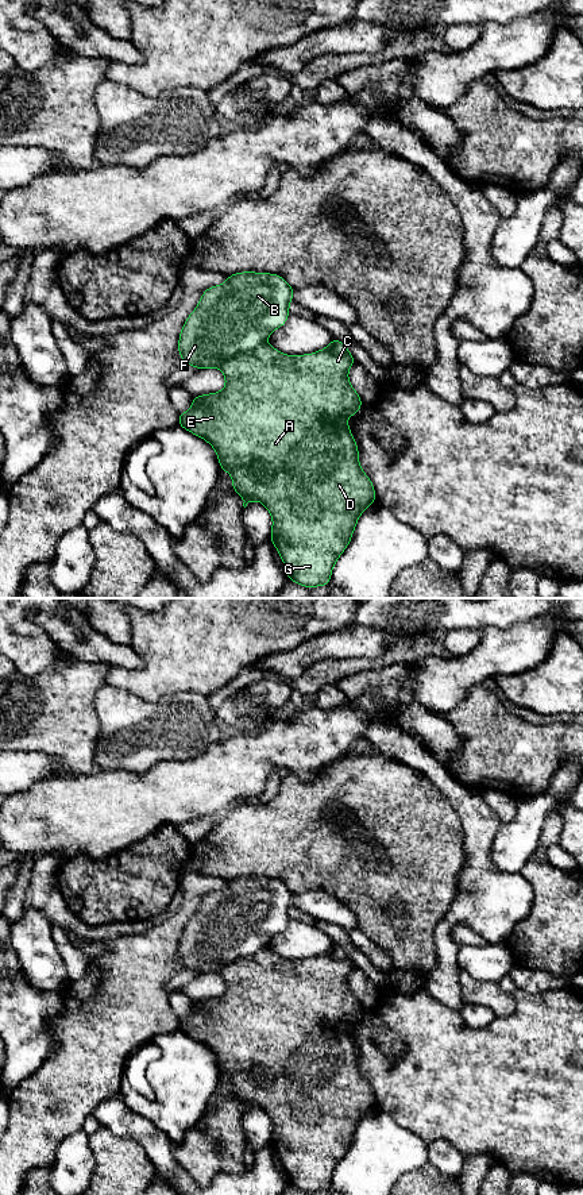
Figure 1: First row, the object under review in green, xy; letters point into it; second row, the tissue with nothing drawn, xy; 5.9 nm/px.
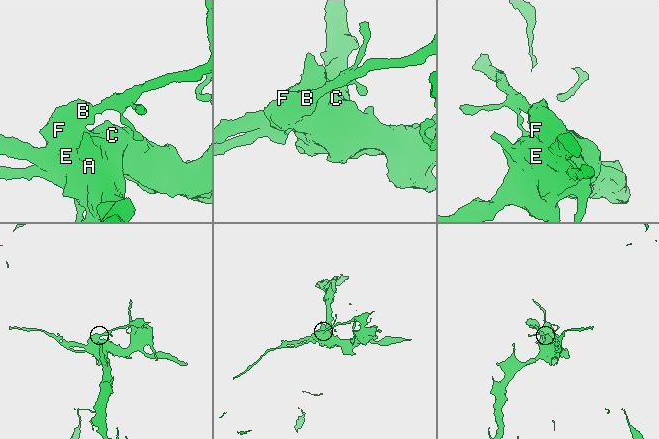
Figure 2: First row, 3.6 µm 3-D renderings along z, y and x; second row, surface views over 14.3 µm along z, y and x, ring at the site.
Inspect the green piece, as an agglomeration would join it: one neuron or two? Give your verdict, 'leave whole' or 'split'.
split

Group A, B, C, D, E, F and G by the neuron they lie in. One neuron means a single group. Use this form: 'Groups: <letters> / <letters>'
Groups: A C D E G / B F

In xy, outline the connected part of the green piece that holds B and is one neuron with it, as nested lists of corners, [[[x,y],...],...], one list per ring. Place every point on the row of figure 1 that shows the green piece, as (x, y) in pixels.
[[[254,271],[231,274],[224,284],[208,288],[179,332],[178,354],[184,363],[196,370],[221,369],[225,361],[250,354],[286,323],[293,293],[294,288],[279,274]]]

